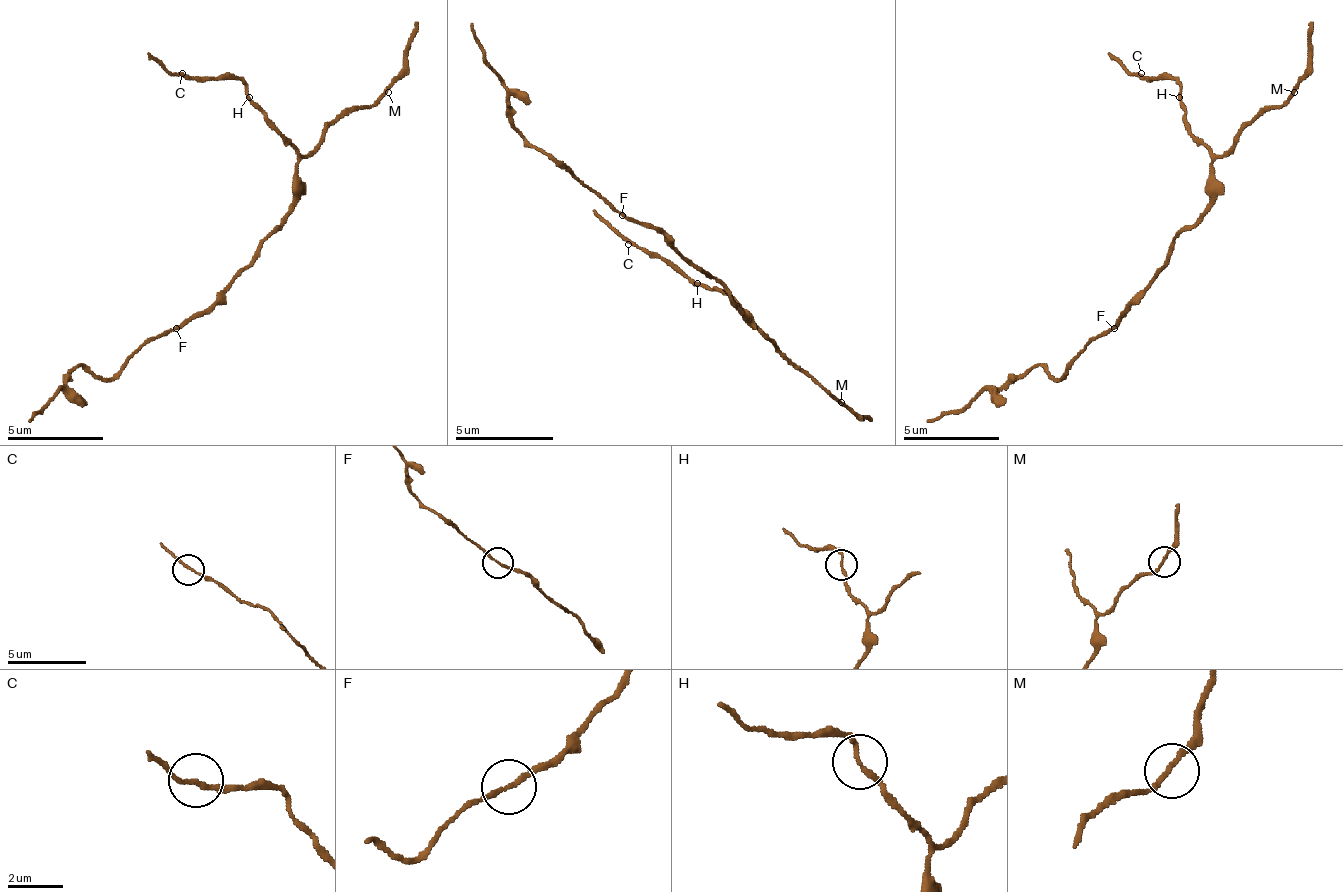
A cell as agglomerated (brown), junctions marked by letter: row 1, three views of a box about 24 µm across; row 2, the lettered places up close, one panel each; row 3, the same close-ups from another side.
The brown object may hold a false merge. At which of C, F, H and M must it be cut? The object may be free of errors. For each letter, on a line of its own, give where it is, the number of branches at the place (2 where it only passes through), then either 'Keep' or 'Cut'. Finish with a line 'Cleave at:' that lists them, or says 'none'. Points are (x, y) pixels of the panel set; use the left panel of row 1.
C: Place: (182, 73). Branches: 2. Keep
F: Place: (176, 328). Branches: 2. Cut
H: Place: (249, 97). Branches: 2. Keep
M: Place: (388, 92). Branches: 2. Keep
Cleave at: F

